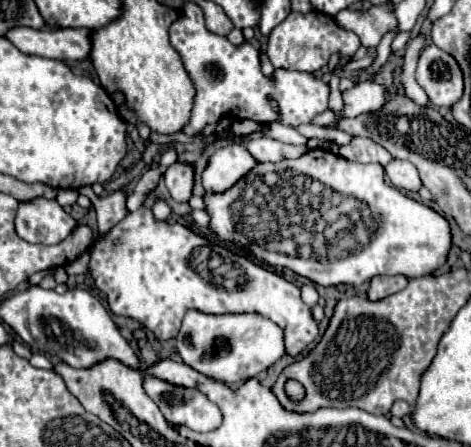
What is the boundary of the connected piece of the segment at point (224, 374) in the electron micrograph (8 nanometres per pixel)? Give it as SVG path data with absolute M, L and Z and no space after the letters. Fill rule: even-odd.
M195 309L187 311L183 319L177 335L177 349L189 367L221 383L243 383L267 371L285 355L283 329L271 319L259 317L259 313L207 315Z

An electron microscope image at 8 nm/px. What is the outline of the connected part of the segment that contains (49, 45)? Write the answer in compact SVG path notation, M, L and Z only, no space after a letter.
M15 27L5 33L21 53L39 55L57 61L77 61L87 59L91 51L91 31L89 29L31 29Z

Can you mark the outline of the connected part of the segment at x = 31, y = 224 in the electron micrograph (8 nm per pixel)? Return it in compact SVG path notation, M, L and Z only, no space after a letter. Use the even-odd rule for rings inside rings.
M37 197L25 203L19 203L15 217L17 235L29 243L55 245L71 235L77 227L77 221L65 213L57 199Z

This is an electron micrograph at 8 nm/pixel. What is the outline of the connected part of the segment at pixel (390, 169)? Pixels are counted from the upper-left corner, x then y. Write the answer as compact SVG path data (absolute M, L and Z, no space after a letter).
M393 159L391 163L385 165L385 173L391 179L391 185L397 189L405 189L405 191L417 191L421 187L421 179L419 173L415 169L415 165L411 165L409 161L401 161L401 159Z

